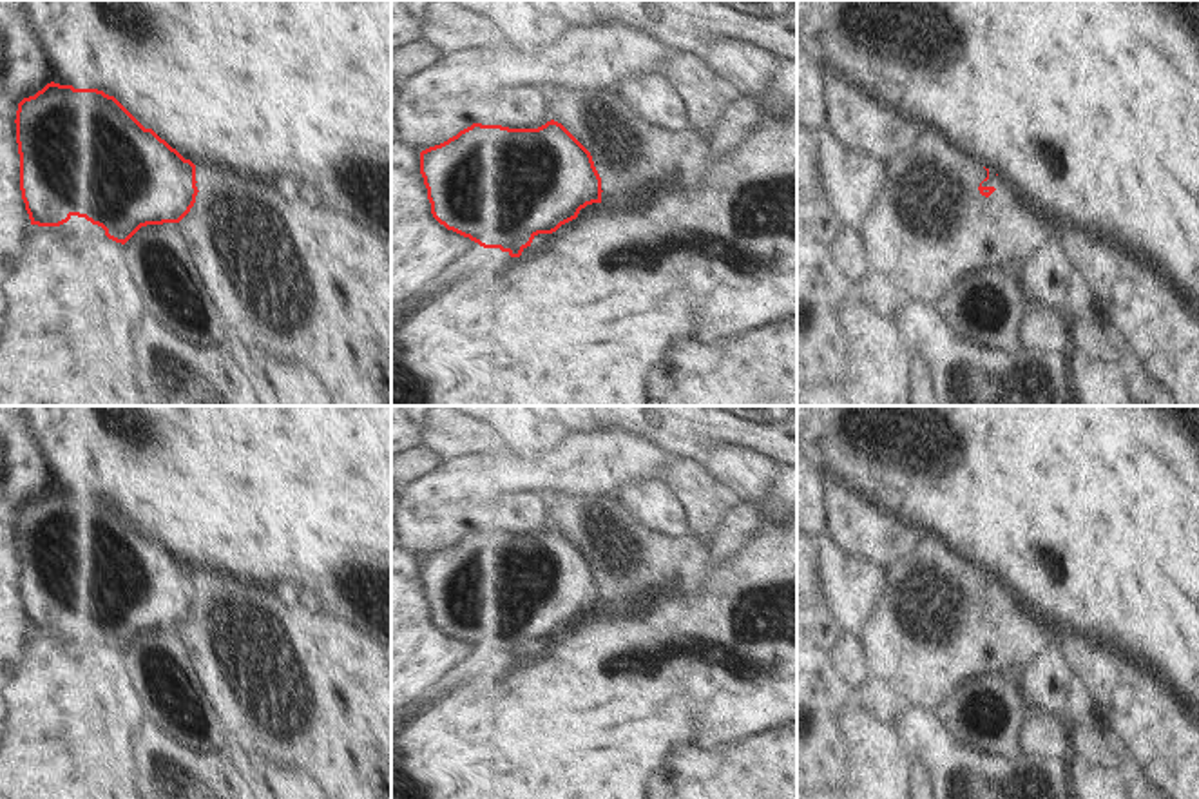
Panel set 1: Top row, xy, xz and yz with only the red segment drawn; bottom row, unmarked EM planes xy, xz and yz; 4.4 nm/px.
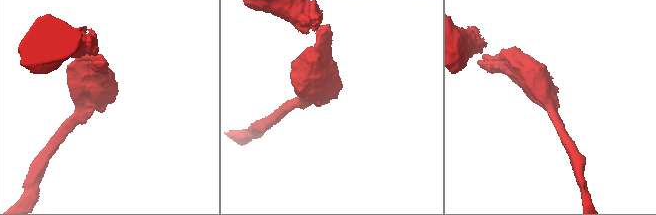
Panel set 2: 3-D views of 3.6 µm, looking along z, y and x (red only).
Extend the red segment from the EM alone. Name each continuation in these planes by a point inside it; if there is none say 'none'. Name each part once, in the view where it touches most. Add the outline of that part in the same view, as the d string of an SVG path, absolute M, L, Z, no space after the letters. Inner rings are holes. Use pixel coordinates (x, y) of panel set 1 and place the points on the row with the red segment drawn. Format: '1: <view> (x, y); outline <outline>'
none

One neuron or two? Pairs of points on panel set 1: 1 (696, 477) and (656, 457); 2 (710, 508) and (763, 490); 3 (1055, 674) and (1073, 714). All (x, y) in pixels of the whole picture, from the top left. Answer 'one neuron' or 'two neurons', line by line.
1: two neurons
2: two neurons
3: one neuron

